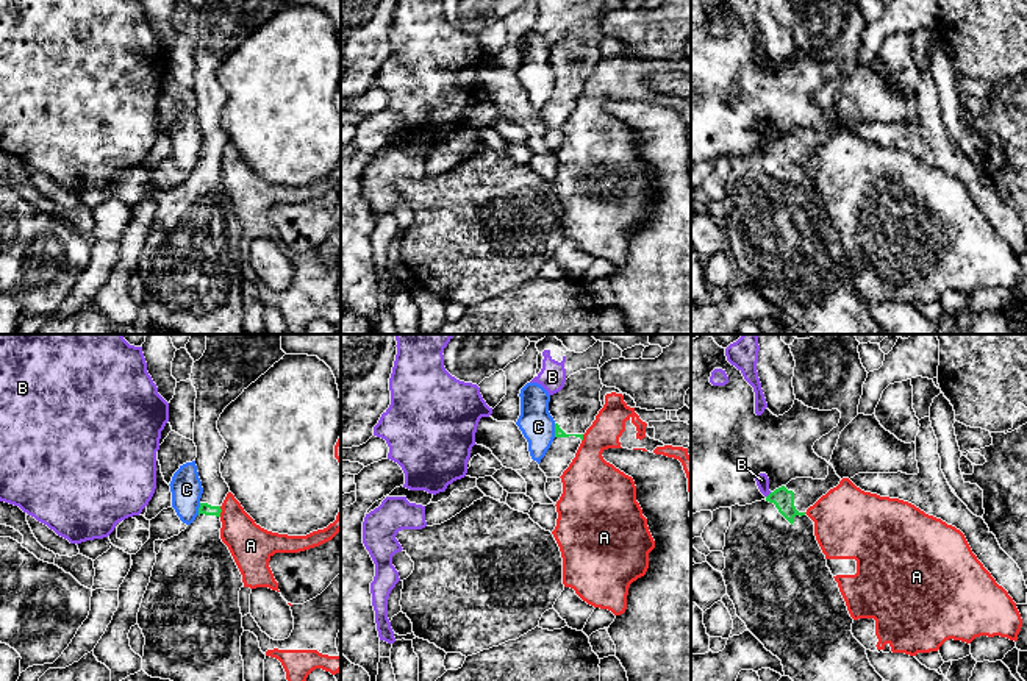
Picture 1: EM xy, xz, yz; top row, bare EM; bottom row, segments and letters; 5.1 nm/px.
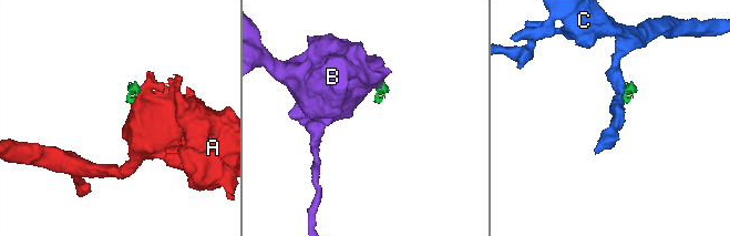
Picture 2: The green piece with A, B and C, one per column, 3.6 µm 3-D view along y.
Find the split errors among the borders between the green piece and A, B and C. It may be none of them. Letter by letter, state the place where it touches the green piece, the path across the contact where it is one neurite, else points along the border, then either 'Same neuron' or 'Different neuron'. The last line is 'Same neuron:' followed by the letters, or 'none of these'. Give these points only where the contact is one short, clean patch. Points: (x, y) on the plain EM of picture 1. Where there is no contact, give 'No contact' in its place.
A: Touches green at xy (221, 161). Boundary: xy (219, 156), (221, 166). Different neuron
B: Touches green at yz (768, 146). Boundary: yz (771, 142), (766, 147). Different neuron
C: Touches green at xz (555, 80). Boundary: xz (554, 74), (555, 86). Different neuron
Same neuron: none of these

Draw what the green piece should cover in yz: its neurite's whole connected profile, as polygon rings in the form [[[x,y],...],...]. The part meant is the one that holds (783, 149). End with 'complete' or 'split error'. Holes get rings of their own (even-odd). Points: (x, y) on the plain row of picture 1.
[[[830,114],[825,130],[796,128],[761,152],[730,158],[732,172],[722,200],[725,219],[721,222],[727,245],[735,255],[736,266],[764,298],[782,311],[785,326],[789,326],[796,334],[883,334],[883,328],[868,309],[866,298],[850,281],[853,269],[816,191],[814,172],[805,164],[839,131],[841,128]]] | split error

